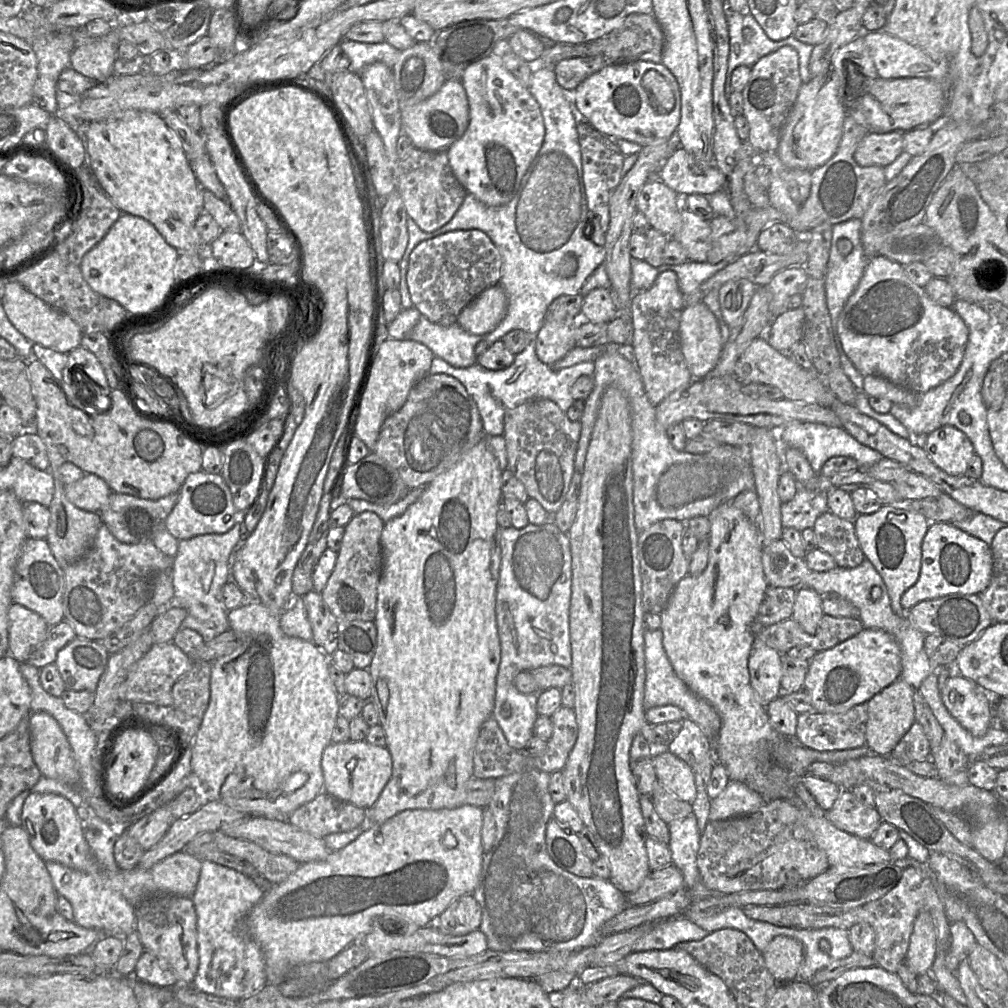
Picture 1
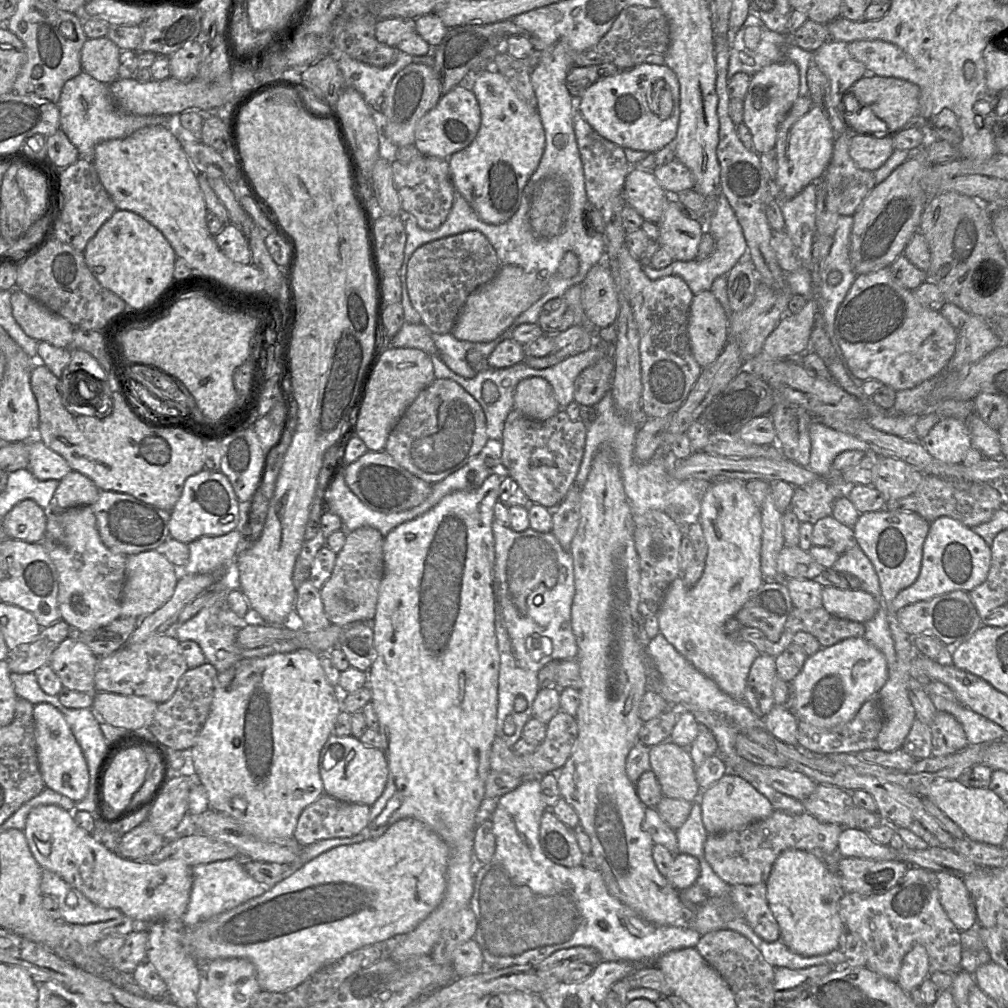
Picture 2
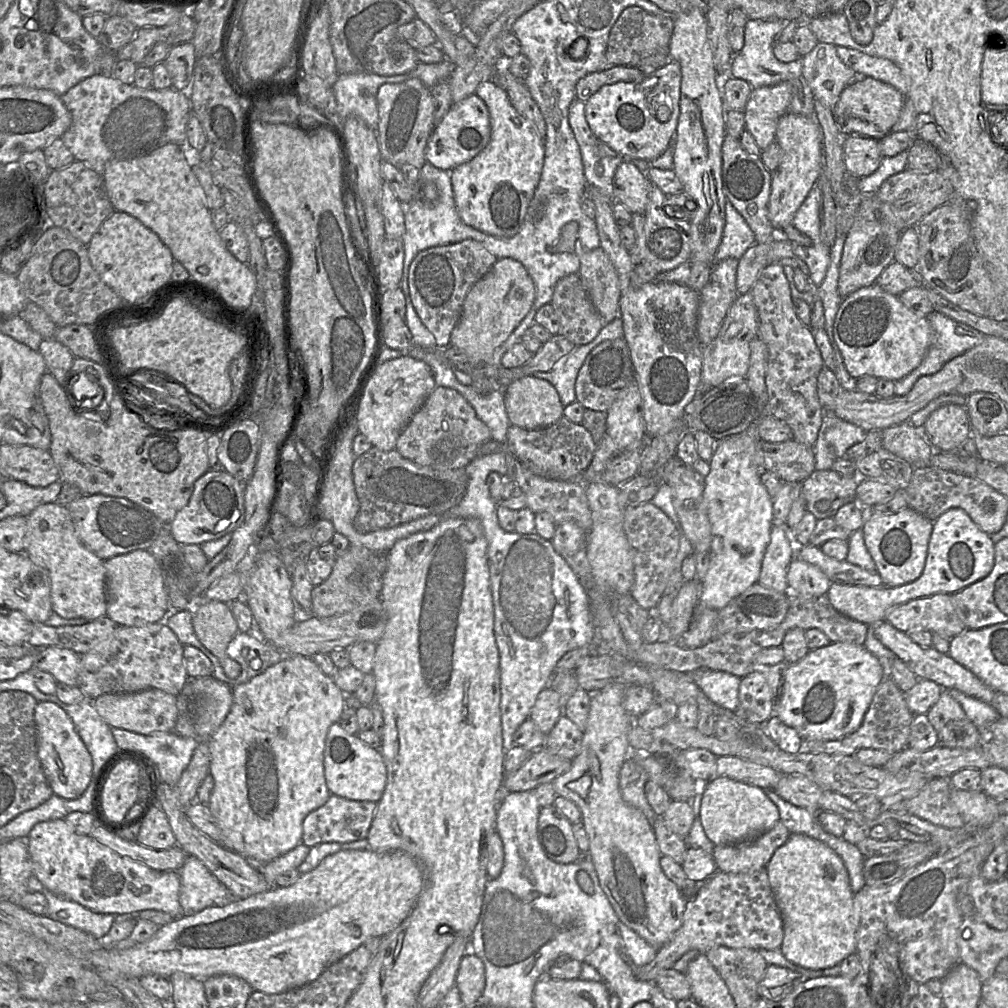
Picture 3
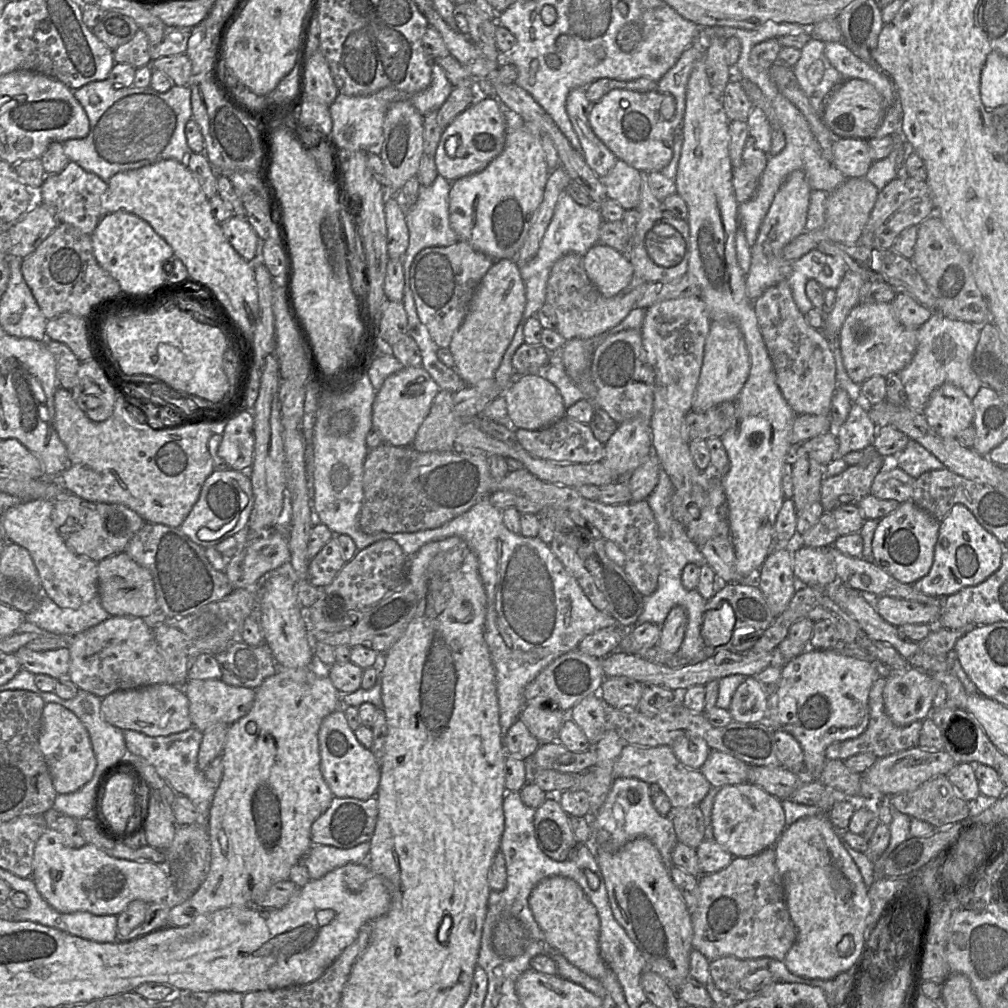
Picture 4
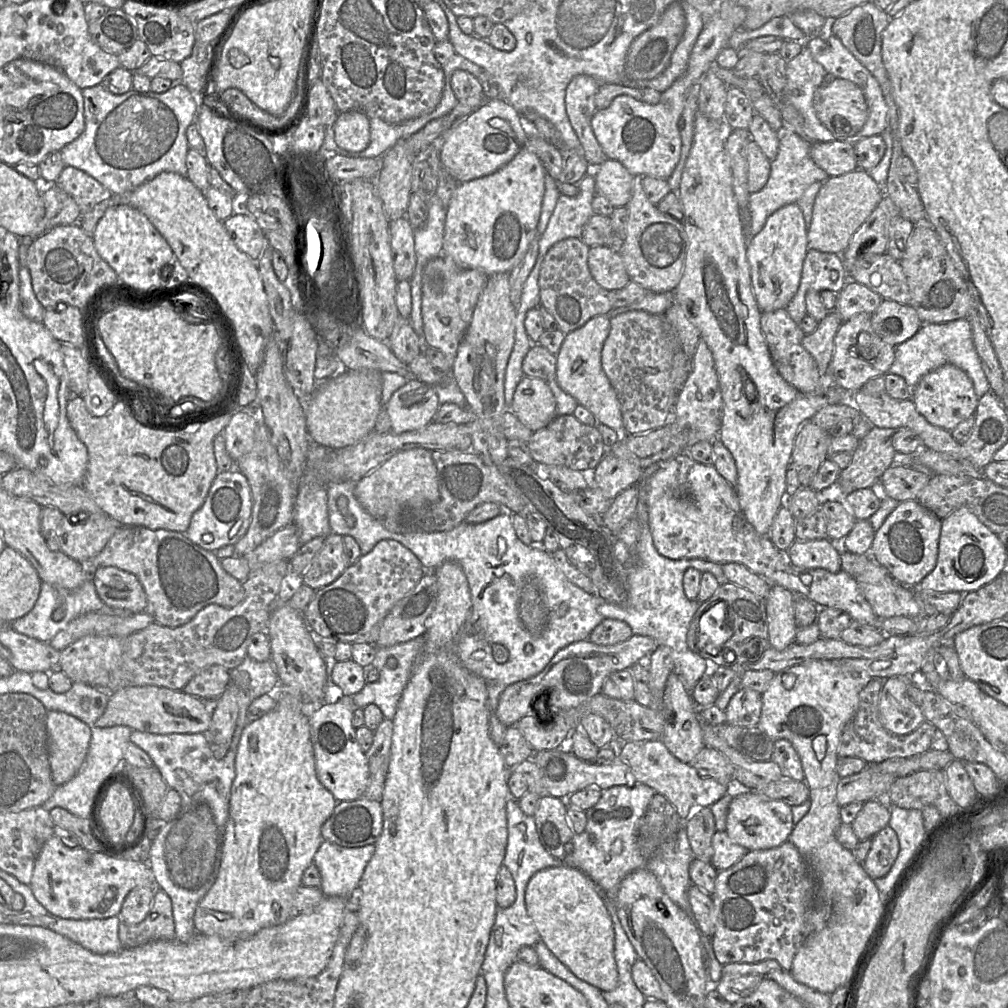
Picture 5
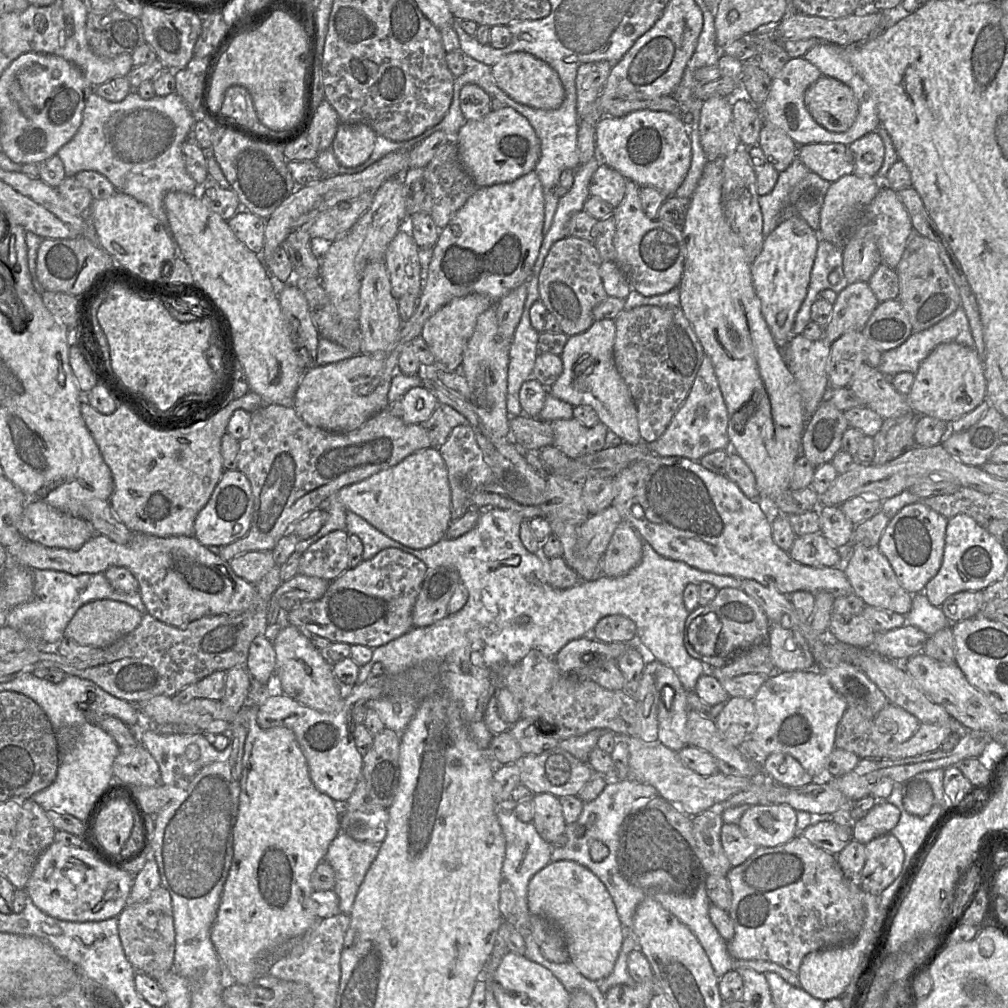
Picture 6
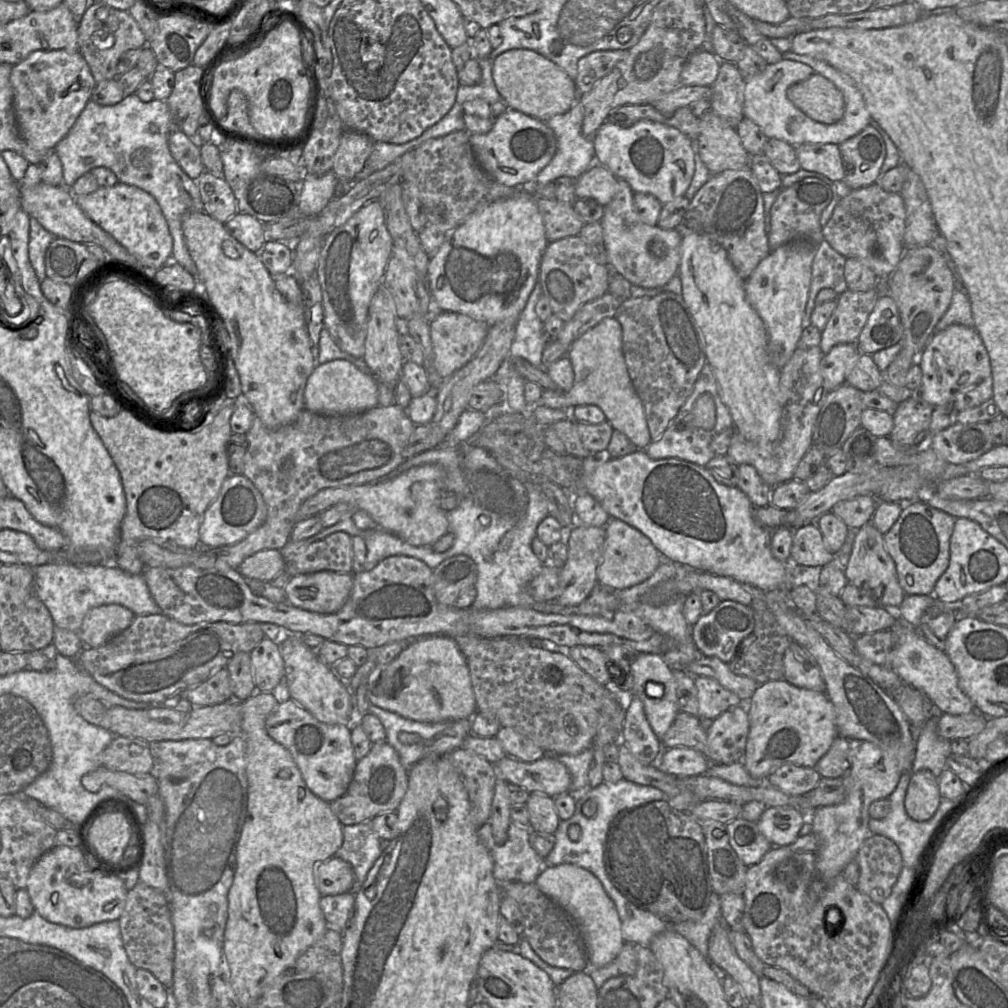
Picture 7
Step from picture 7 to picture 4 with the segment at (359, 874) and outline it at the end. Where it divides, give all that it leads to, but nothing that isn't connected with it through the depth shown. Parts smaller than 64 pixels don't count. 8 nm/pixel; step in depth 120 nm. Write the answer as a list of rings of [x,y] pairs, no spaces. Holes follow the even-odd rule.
[[[368,842],[352,848],[312,845],[301,863],[307,868],[310,880],[317,880],[347,864],[367,864],[369,852],[370,843]]]

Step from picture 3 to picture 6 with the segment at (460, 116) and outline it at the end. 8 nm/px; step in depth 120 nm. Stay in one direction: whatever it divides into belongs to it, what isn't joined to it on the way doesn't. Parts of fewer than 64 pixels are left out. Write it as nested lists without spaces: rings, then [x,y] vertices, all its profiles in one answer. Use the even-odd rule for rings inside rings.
[[[510,107],[491,110],[481,120],[467,120],[456,144],[465,171],[478,187],[513,182],[533,171],[540,157],[541,144],[528,120]]]

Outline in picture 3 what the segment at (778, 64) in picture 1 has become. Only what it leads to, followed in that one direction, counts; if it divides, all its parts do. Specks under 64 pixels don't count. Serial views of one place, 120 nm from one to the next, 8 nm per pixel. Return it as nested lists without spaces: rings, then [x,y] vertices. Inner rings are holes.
[[[787,81],[752,89],[744,108],[745,128],[761,150],[775,140],[779,119],[788,111],[791,98],[792,86]]]

